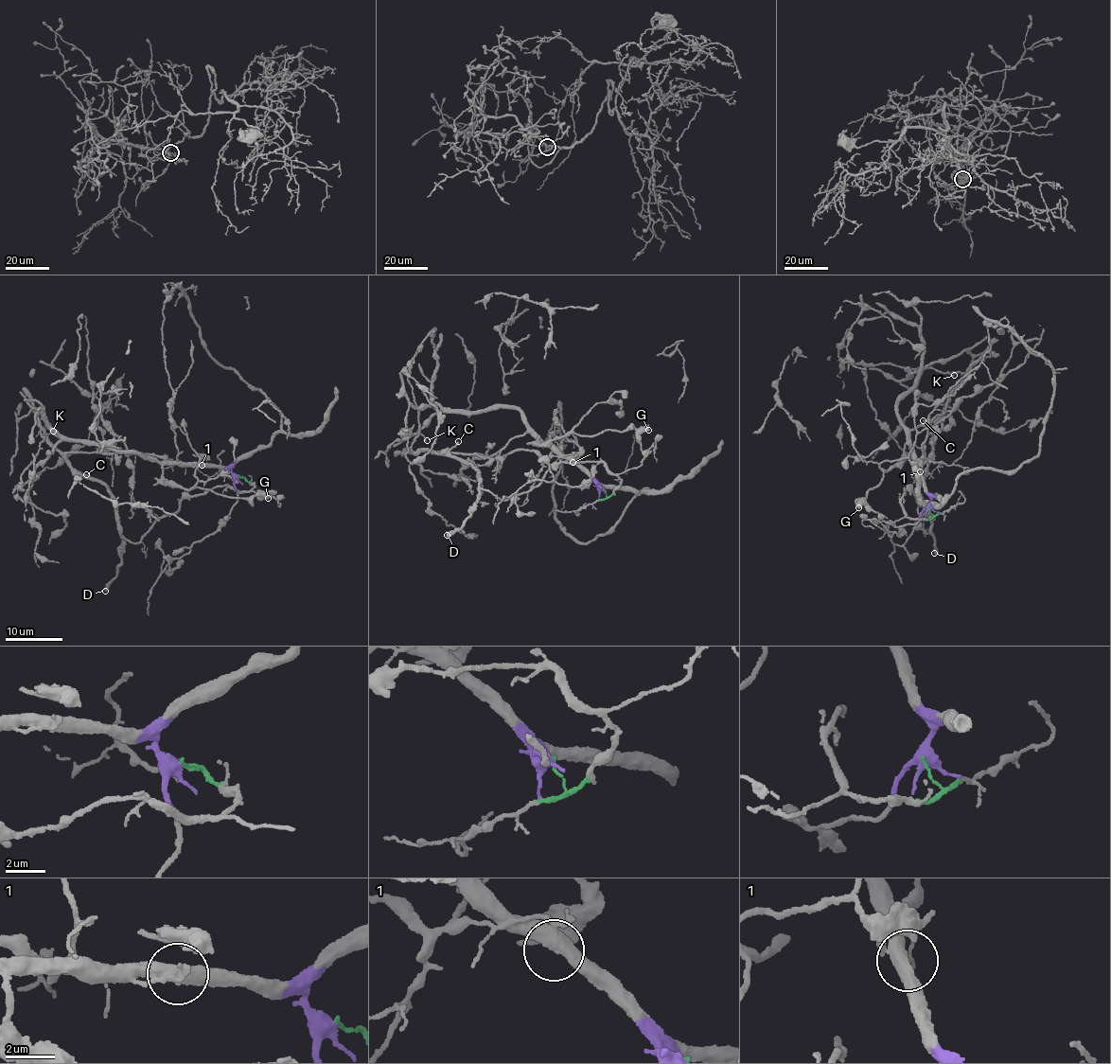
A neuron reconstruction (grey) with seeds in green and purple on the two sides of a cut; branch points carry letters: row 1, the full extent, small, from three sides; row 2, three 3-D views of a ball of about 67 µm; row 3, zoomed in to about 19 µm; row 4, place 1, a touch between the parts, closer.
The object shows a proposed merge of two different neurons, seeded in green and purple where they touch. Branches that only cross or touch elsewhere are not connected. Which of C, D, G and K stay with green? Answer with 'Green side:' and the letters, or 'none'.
Green side: C, D, K

